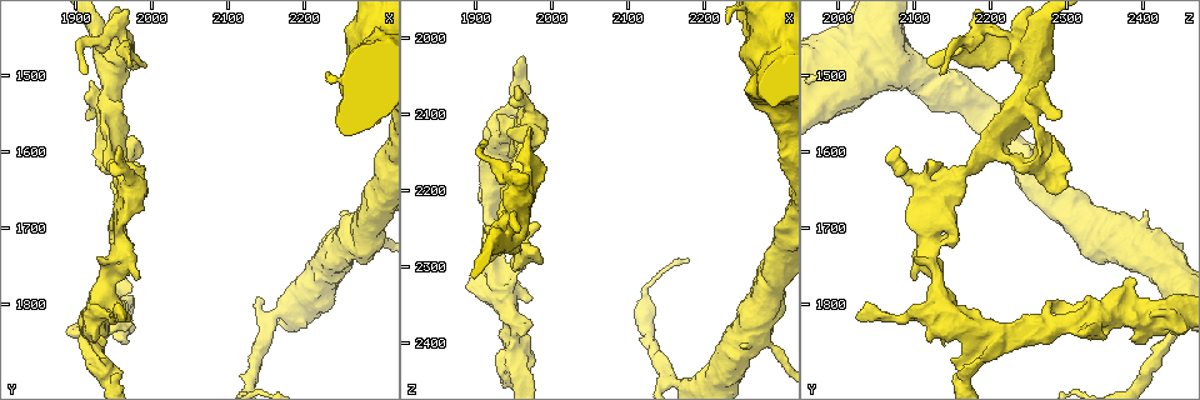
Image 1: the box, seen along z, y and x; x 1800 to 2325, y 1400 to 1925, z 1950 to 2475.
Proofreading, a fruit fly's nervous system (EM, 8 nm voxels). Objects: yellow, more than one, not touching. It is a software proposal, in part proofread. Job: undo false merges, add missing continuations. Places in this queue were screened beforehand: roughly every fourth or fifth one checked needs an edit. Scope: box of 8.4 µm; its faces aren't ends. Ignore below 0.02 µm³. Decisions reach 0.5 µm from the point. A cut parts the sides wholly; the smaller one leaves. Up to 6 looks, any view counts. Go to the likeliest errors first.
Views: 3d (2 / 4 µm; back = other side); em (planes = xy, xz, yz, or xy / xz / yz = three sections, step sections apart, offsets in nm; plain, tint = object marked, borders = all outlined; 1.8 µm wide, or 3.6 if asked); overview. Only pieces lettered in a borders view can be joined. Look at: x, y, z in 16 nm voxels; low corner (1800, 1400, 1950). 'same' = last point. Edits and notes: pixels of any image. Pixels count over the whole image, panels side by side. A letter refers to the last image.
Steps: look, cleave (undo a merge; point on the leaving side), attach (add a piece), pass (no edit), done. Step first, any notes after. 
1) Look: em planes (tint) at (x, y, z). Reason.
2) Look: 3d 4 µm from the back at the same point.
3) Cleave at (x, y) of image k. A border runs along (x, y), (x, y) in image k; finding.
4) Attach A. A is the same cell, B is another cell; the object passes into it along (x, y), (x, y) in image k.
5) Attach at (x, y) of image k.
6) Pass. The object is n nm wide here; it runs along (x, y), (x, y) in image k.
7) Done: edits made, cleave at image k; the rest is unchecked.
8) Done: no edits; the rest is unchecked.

Look: em planes (tint) at (1945, 1540, 2245). Side arm on a straight run.

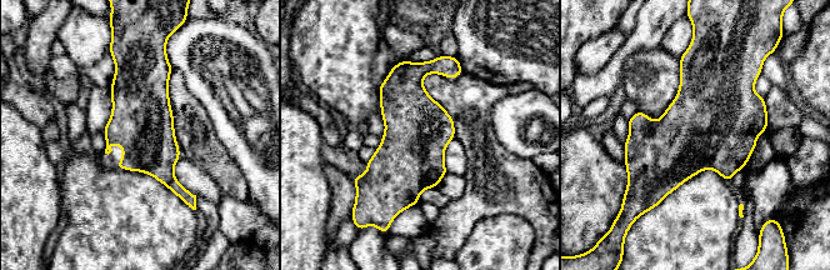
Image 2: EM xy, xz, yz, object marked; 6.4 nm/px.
Look: em planes (borders) at the same point. What lies round it.

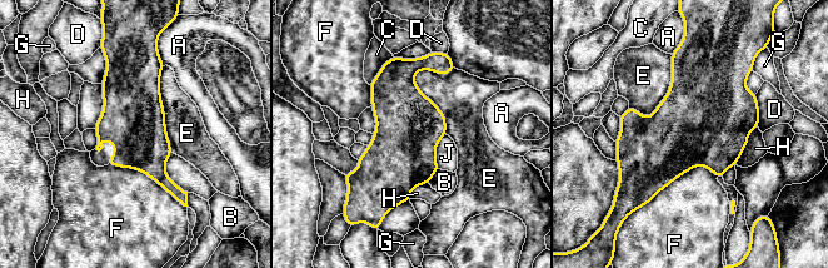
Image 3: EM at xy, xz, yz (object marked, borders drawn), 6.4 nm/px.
Pass. The object is 400 nm wide here; A, B, C, D, E, F, G, H and J are other cells; a border runs along (445, 134), (437, 145), (438, 168) in image 3; continuous, no second neuron.

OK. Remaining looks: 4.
Look: 3d 4 µm from the back at (1960, 1640, 2150). Arms run side by side.

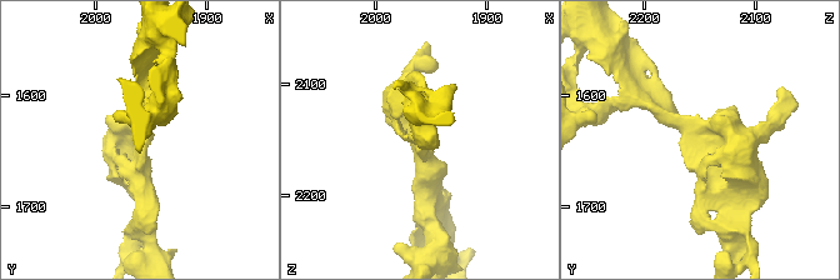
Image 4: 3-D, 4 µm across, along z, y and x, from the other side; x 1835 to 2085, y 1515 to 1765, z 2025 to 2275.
Look: em yz step 4 (tint) at the same point. Shape alone is not enough.

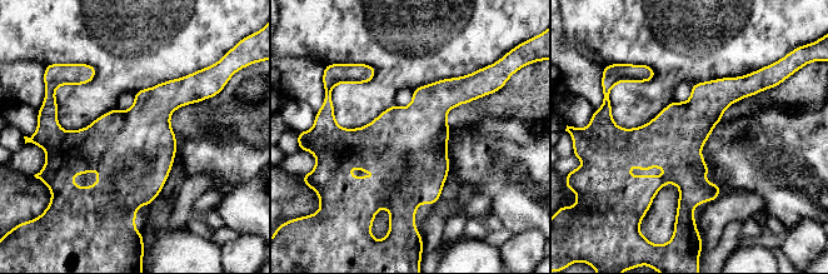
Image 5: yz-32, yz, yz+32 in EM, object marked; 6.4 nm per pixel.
Look: em planes (borders) at the same point.

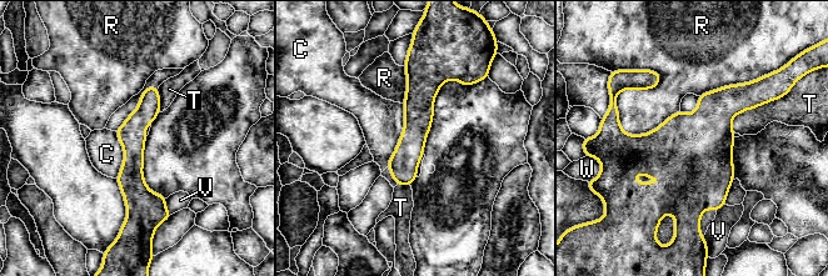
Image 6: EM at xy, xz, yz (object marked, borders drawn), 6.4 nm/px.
Pass. The longest contact is with C, 420 nm; C, R, T, V and W are other cells; it runs along (155, 90), (134, 125), (141, 215) in image 6; one neuron here.

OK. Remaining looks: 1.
Done: no edits; the rest is unchecked.

